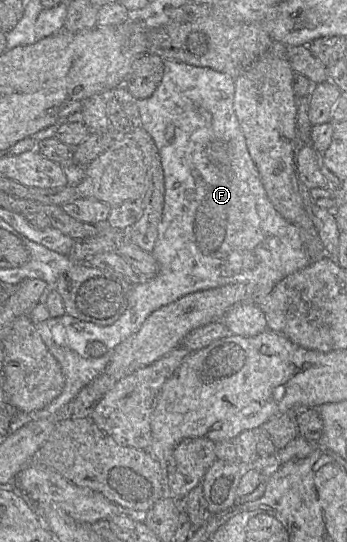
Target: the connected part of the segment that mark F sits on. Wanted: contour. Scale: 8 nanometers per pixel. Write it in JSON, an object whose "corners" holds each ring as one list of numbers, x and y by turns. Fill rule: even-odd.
{"corners":[[164,60,164,63,163,77,154,93,148,98,136,100,136,103,139,107,138,124,140,124,149,133,158,149,164,177,164,205,162,217,157,228,157,238,154,248,150,253,158,263,158,273,152,278,144,278,145,280,133,285,129,293,126,310,112,325,100,326,91,322,81,321,69,315,63,315,54,318,50,317,49,319,35,325,36,330,42,338,47,349,60,364,62,373,64,375,65,384,62,392,45,408,27,414,29,419,32,421,50,417,61,407,70,402,83,387,89,384,104,371,111,359,114,348,119,343,138,331,146,319,159,308,166,306,185,295,221,287,228,284,245,284,247,288,248,300,243,302,252,302,259,306,260,302,272,291,278,282,280,282,286,276,303,269,311,263,311,260,304,248,298,227,286,221,275,210,269,198,267,197,259,172,248,153,245,138,233,107,235,91,234,78,226,73,216,71,209,67,194,66,177,60]]}

